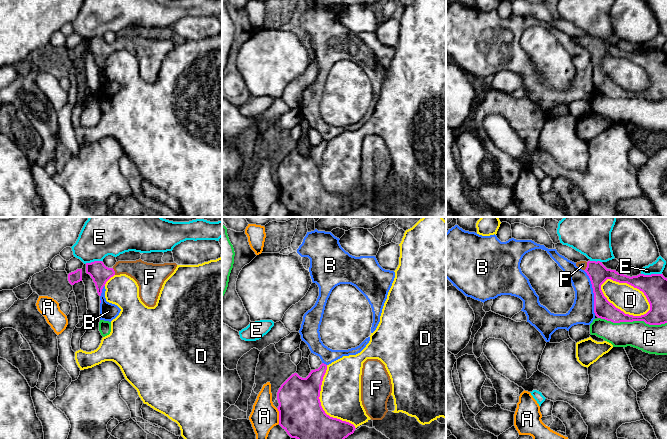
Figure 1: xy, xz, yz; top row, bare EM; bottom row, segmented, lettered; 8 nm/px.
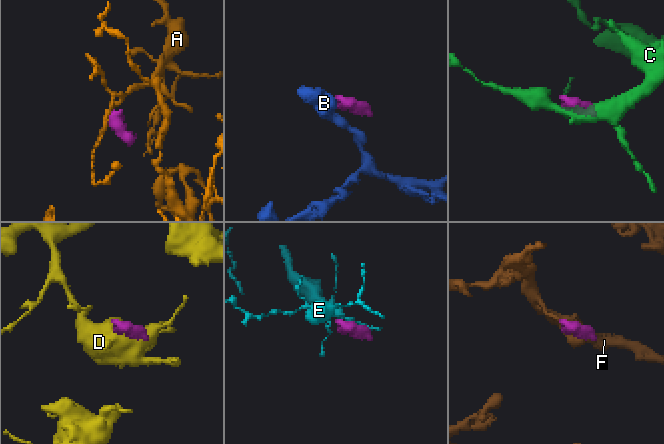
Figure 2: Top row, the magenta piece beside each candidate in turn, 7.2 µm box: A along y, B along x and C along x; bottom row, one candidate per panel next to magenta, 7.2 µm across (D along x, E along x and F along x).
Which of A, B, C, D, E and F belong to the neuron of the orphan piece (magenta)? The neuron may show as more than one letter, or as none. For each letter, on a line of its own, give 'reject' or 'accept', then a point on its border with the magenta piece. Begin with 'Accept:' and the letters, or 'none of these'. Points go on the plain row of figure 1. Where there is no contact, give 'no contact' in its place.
Accept: F
A: reject | xz (279, 192)
B: reject | yz (593, 68)
C: reject | yz (632, 97)
D: reject | yz (622, 87)
E: reject | yz (651, 50)
F: accept | yz (587, 42)

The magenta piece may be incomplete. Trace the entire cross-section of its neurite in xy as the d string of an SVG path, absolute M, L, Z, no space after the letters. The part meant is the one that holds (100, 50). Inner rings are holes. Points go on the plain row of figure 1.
M139 35L118 37L112 44L108 44L102 37L94 37L86 39L86 49L93 55L99 72L111 53L126 50L137 58L141 77L148 83L154 83L164 57L176 43L176 39L153 40Z

